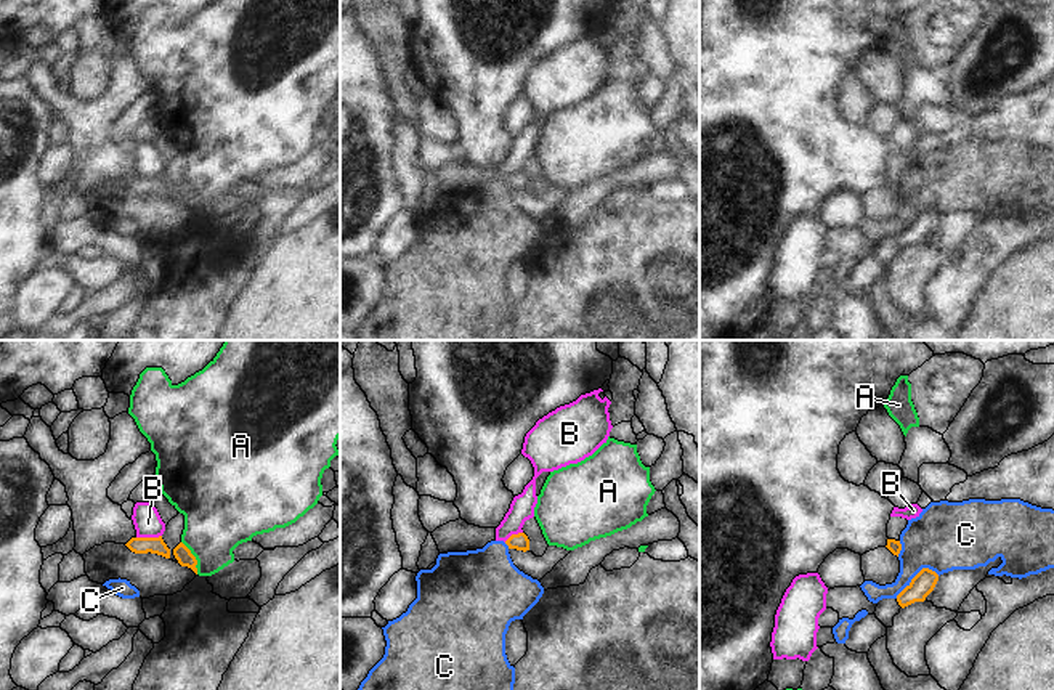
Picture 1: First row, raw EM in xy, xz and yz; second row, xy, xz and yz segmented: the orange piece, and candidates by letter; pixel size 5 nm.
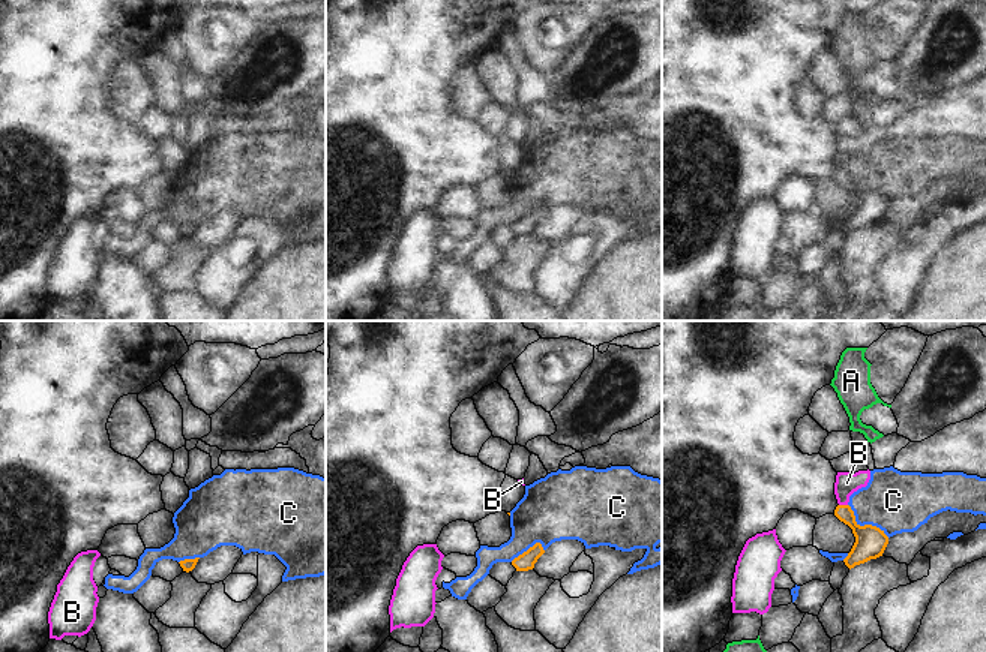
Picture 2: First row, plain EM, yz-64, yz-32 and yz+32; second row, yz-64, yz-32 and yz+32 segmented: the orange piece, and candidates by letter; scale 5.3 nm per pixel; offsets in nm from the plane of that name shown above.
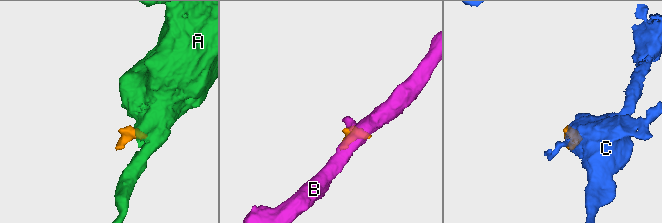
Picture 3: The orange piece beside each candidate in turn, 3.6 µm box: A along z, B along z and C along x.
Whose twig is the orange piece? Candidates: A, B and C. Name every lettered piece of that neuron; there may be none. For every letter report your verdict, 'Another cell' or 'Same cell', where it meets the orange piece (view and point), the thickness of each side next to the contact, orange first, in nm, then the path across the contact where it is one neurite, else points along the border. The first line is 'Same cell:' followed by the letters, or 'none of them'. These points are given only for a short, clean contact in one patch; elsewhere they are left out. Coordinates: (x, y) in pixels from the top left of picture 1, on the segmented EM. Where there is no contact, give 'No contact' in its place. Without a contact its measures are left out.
Same cell: none of them
A: Another cell. Touches orange at xy (194, 557). Thickness 80 nm (orange) against 360 nm. Boundary: xy (182, 541), (194, 557), (198, 573)
B: Another cell. Touches orange at xy (148, 538). Thickness 80 nm (orange) against 140 nm. Boundary: xy (161, 535), (137, 538)
C: Another cell. Touches orange at yz (916, 575). Thickness 110 nm (orange) against 340 nm. Boundary: yz (939, 575), (923, 568), (895, 597)

